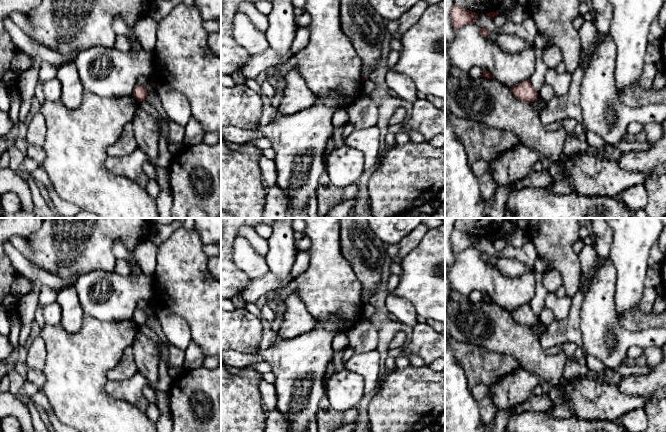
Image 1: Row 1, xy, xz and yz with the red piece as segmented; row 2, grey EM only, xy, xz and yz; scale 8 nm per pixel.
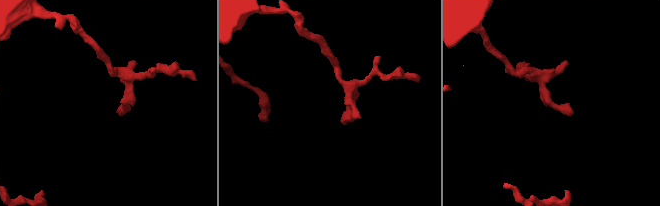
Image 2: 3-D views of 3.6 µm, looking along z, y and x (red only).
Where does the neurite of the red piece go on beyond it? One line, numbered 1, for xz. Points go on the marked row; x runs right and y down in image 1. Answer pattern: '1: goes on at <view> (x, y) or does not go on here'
1: does not go on here

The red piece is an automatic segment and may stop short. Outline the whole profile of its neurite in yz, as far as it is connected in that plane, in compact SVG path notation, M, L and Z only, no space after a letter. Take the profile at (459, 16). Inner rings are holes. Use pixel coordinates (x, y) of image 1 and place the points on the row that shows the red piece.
M453 5L451 9L451 24L454 30L463 27L465 24L475 24L475 18L477 17L477 13L459 7L457 5Z

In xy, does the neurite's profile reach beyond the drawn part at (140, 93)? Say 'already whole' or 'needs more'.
already whole

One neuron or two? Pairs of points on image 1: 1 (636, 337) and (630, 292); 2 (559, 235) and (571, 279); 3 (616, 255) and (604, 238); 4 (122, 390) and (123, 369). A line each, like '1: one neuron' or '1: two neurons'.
1: two neurons
2: one neuron
3: two neurons
4: two neurons

